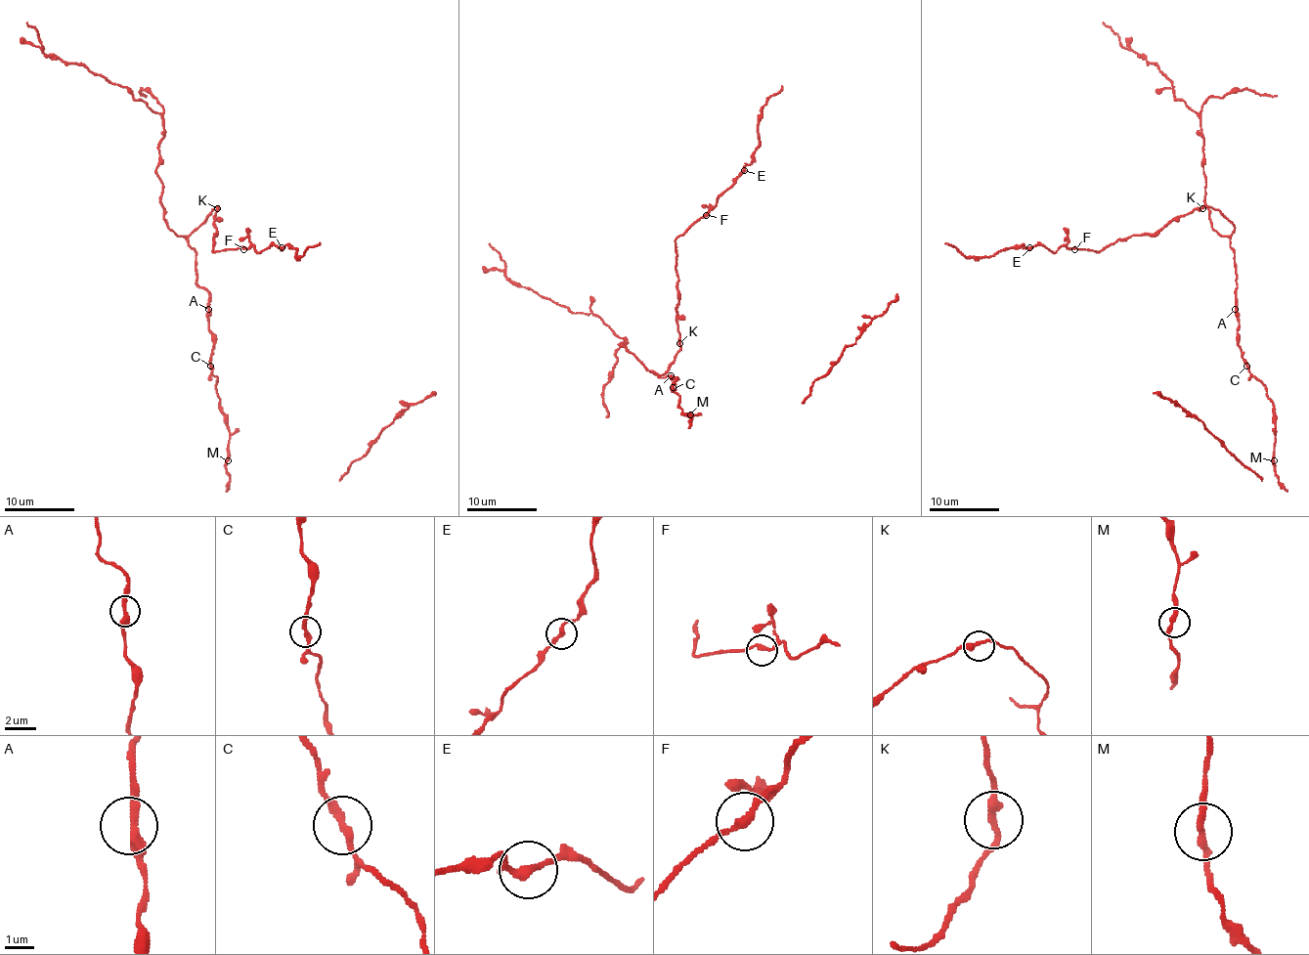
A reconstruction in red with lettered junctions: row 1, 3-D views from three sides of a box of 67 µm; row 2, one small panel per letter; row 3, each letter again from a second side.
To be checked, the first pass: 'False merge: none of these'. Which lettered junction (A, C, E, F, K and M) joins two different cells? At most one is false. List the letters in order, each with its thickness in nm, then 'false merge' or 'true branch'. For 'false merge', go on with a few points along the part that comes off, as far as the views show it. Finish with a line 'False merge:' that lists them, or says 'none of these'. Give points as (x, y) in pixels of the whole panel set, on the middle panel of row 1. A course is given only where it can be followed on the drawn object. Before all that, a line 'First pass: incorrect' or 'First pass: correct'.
First pass: incorrect
A: 320 nm thick; true branch
C: 260 nm thick; true branch
E: 260 nm thick; false merge; foreign part runs (743, 171), (759, 144), (761, 108), (782, 86)
F: 240 nm thick; true branch
K: 280 nm thick; true branch
M: 240 nm thick; true branch
False merge: E

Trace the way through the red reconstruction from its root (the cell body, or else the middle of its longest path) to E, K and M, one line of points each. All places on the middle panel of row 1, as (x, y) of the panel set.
E: (671, 377), (659, 377), (649, 369), (662, 375), (679, 349), (675, 241), (717, 202), (743, 171)
K: (671, 377), (659, 377), (649, 369), (662, 375), (675, 360), (679, 343)
M: (671, 377), (676, 378), (673, 387), (679, 397), (677, 406), (681, 412), (690, 414)

